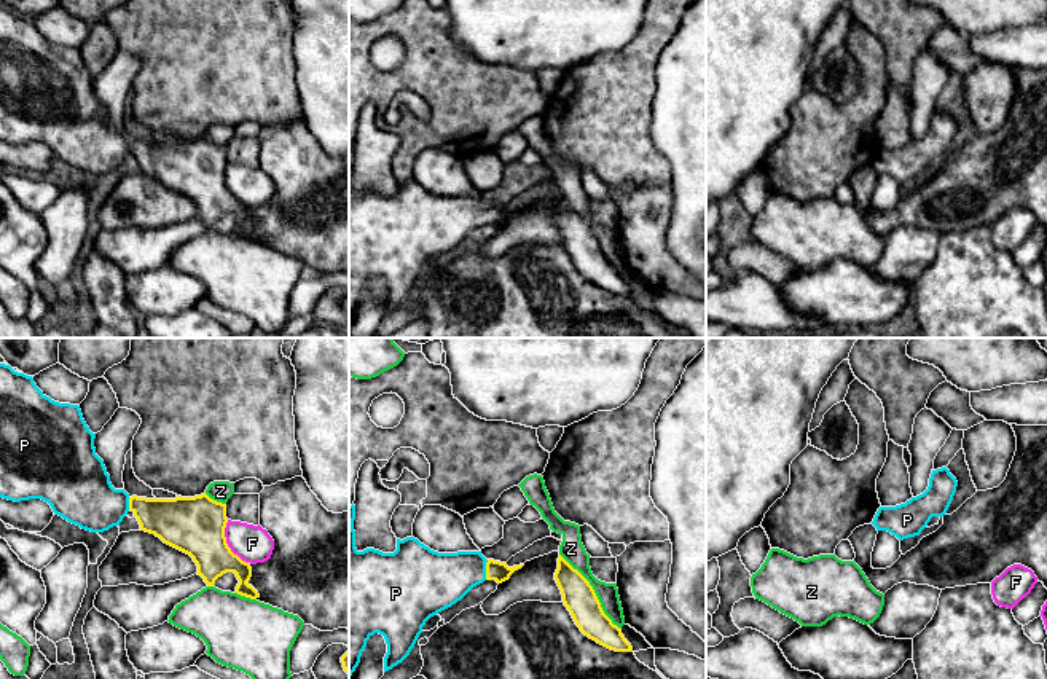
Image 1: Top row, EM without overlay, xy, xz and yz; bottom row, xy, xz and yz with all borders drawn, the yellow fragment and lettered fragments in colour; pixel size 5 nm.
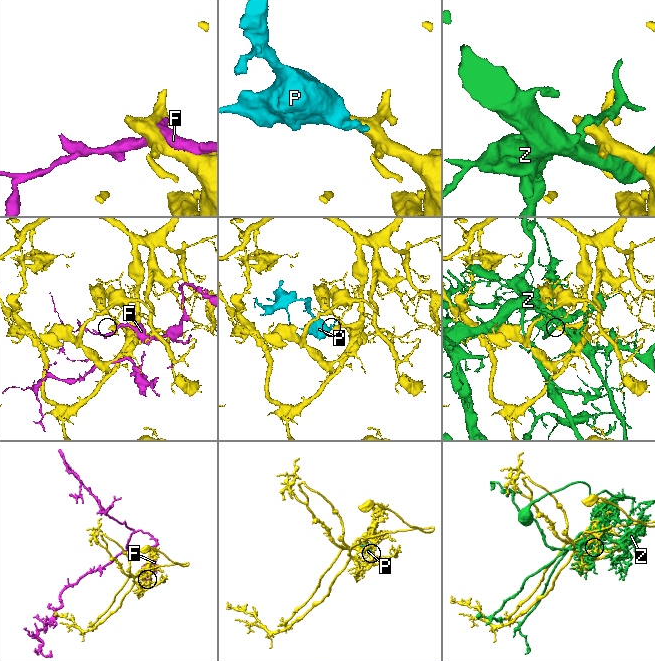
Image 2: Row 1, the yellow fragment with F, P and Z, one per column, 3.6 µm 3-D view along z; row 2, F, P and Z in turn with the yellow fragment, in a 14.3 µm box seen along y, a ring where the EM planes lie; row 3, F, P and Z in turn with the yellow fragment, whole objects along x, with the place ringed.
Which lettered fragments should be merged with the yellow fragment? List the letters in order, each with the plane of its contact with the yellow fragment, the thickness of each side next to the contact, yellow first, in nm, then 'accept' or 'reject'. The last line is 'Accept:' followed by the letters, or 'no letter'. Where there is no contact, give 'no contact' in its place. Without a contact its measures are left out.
F: xy | 280/190 nm | reject
P: xz | 100/280 nm | accept
Z: xz | 160/120 nm | reject
Accept: P

